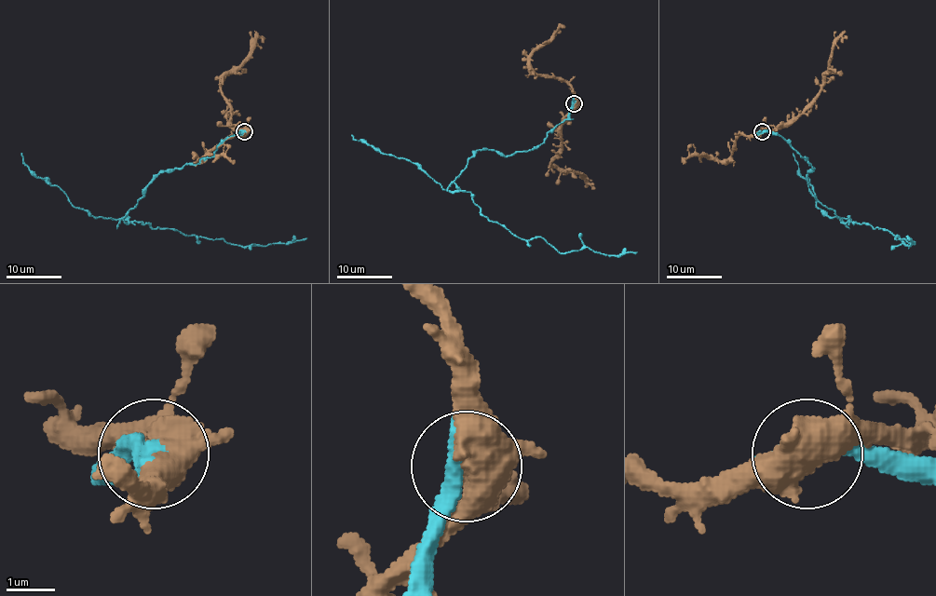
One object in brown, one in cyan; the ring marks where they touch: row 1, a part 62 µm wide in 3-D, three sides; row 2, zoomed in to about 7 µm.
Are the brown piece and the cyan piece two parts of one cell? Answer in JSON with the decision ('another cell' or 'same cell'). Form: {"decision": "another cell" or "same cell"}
{"decision": "another cell"}

